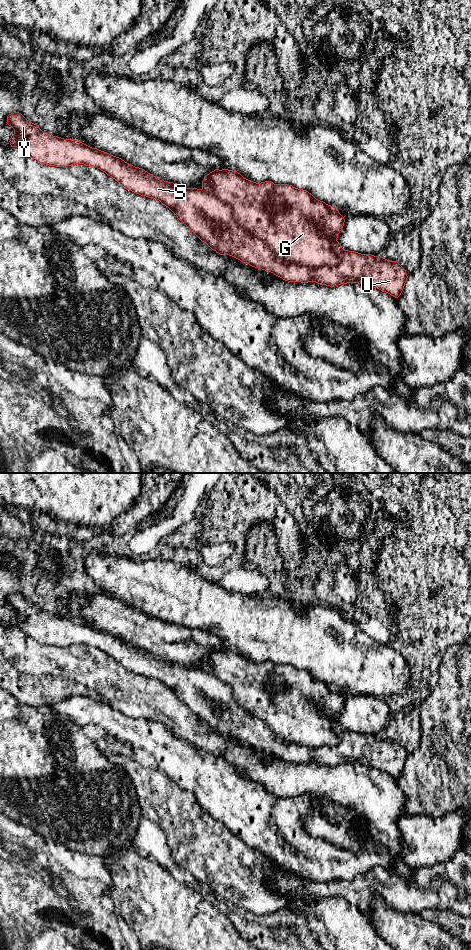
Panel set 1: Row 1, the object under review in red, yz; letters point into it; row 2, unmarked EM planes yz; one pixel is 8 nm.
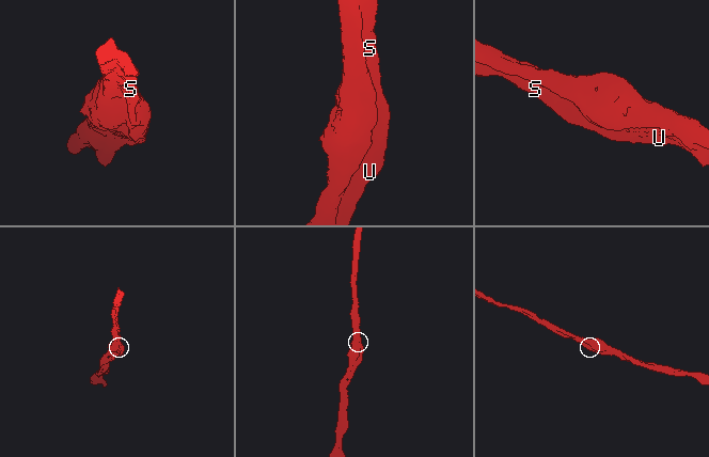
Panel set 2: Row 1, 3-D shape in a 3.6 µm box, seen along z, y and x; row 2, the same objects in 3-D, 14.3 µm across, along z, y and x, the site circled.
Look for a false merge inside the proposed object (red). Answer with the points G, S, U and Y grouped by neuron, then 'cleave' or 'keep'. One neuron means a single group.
G S U Y; keep

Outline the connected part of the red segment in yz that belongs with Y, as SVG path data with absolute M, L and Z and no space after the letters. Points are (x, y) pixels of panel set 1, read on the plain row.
M19 592L9 594L6 603L14 609L9 621L11 627L17 627L27 636L49 646L84 644L97 647L127 670L159 680L220 735L232 736L288 762L316 762L330 767L359 763L395 778L404 769L408 756L397 741L341 727L337 718L344 706L344 697L337 688L316 679L306 670L271 661L256 663L228 649L215 649L207 654L201 669L186 668L160 660L142 648L73 618L64 619L43 612Z

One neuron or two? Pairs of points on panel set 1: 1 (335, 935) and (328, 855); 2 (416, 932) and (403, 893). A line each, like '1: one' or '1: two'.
1: two
2: two

